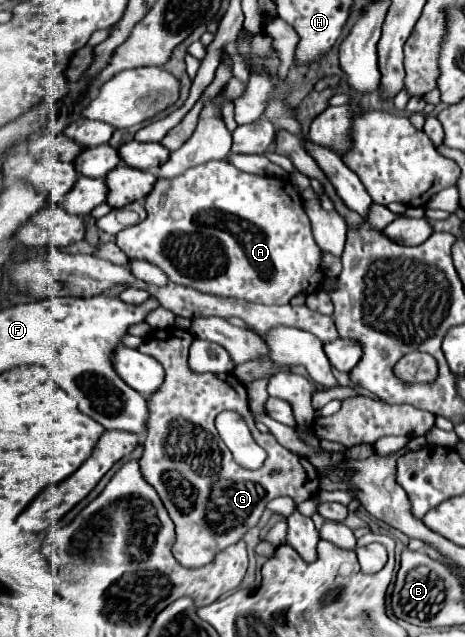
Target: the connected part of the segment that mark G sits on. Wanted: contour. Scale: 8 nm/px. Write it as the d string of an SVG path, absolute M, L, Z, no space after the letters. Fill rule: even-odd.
M172 327L152 331L146 343L138 347L140 353L160 361L166 371L160 391L150 397L150 423L140 471L144 481L160 495L176 525L176 543L172 547L176 561L184 567L202 567L210 563L216 553L238 543L244 533L258 523L268 501L288 495L298 505L318 491L320 477L306 459L278 445L272 433L260 433L256 429L242 381L230 373L194 375L186 369L192 341L194 337L188 331ZM226 409L238 411L246 419L254 441L266 449L268 457L260 469L250 471L240 467L218 437L214 419Z

